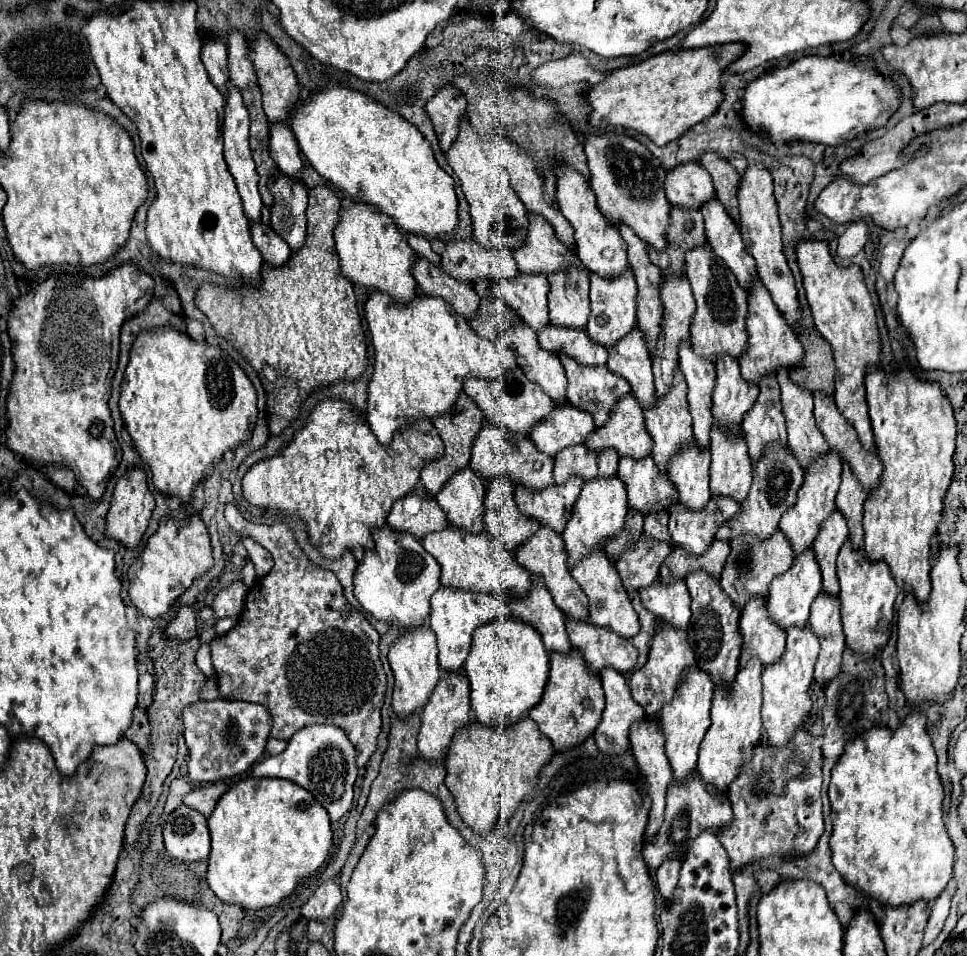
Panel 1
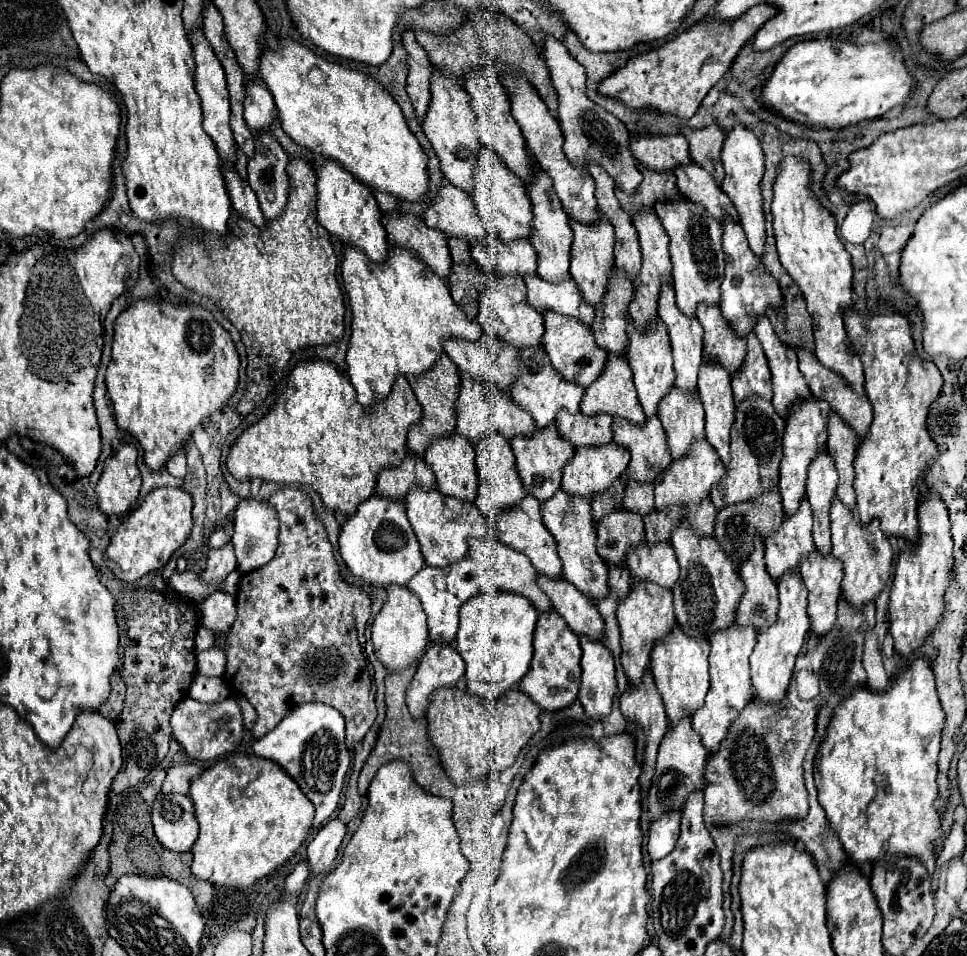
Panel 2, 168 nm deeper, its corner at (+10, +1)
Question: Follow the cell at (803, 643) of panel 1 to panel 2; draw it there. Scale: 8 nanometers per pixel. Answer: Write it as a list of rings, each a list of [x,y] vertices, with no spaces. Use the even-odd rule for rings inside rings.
[[[788,573],[778,583],[780,591],[780,609],[776,623],[758,635],[756,647],[750,655],[750,675],[752,675],[752,687],[754,695],[764,701],[766,705],[778,705],[788,691],[790,679],[794,675],[794,663],[798,655],[802,653],[806,633],[810,629],[810,617],[808,617],[808,601],[806,601],[806,589],[802,583],[800,573]]]

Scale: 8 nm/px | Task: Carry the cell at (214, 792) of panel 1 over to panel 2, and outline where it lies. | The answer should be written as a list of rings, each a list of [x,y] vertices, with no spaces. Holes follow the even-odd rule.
[[[178,763],[174,765],[168,775],[166,781],[162,785],[164,793],[184,793],[190,795],[190,783],[202,773],[202,767],[198,763]]]

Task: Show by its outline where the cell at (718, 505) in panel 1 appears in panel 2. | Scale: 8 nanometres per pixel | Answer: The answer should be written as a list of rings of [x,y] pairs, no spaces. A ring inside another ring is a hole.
[[[706,439],[696,443],[692,447],[692,451],[688,453],[688,457],[674,461],[668,467],[668,473],[662,473],[658,477],[658,481],[656,481],[656,509],[662,511],[662,509],[672,507],[672,505],[678,505],[682,509],[684,507],[696,509],[702,503],[702,499],[708,497],[710,489],[724,479],[724,473],[726,473],[726,469],[722,465],[722,461],[718,459],[716,451],[710,447],[710,443]]]

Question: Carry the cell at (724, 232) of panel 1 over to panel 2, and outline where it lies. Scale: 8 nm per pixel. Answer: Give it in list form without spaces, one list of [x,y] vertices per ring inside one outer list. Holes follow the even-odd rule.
[[[692,163],[684,169],[676,169],[676,177],[678,177],[678,183],[676,183],[678,191],[688,201],[702,205],[710,213],[710,217],[714,217],[718,223],[722,223],[726,215],[732,217],[732,221],[738,221],[732,201],[704,169]]]

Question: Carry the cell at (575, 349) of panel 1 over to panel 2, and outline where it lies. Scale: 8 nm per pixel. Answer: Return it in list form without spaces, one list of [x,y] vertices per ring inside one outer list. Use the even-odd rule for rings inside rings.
[[[526,277],[526,289],[528,289],[528,305],[536,309],[540,315],[544,315],[548,309],[554,313],[566,315],[566,317],[576,317],[584,321],[586,329],[592,329],[594,325],[594,309],[592,305],[584,303],[580,299],[578,287],[574,281],[566,281],[560,285],[546,283],[544,279],[536,277]]]

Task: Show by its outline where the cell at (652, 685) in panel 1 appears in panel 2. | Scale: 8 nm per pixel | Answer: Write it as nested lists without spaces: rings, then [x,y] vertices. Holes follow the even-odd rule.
[[[636,583],[630,595],[618,607],[618,623],[622,631],[622,669],[628,677],[628,683],[638,687],[644,673],[650,669],[652,649],[660,643],[676,625],[672,593],[652,583]]]

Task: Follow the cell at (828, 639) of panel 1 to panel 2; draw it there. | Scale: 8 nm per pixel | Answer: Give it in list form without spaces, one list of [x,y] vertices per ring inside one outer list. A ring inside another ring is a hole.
[[[814,551],[800,563],[800,575],[808,591],[808,615],[812,621],[812,633],[824,639],[824,633],[832,629],[840,599],[842,565],[832,555],[820,557]]]

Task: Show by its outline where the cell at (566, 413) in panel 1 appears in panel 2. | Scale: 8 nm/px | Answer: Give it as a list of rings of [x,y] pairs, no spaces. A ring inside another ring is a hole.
[[[534,347],[534,349],[524,349],[520,353],[522,357],[522,367],[520,367],[520,379],[512,385],[510,389],[510,397],[512,401],[528,411],[534,419],[534,425],[536,429],[544,429],[548,427],[550,423],[556,421],[556,415],[560,411],[568,411],[568,413],[578,413],[580,411],[580,401],[582,401],[582,395],[584,395],[584,389],[580,389],[578,385],[574,383],[568,383],[564,381],[556,371],[554,367],[550,365],[550,359],[544,351],[544,347]]]

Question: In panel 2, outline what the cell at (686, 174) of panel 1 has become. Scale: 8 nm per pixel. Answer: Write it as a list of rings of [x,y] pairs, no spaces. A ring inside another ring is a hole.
[[[632,135],[632,153],[648,169],[674,171],[692,163],[686,137],[636,137]]]

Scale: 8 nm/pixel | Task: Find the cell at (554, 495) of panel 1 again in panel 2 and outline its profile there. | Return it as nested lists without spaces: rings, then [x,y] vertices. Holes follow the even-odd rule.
[[[548,425],[546,429],[542,431],[536,431],[532,439],[526,439],[526,437],[514,437],[512,439],[512,451],[514,451],[514,457],[516,457],[516,471],[520,475],[520,481],[524,485],[524,491],[532,497],[536,497],[540,503],[552,499],[552,495],[560,489],[560,477],[562,477],[562,471],[564,471],[564,465],[568,461],[572,461],[572,453],[574,453],[574,447],[564,441],[558,431],[556,431],[556,425]]]

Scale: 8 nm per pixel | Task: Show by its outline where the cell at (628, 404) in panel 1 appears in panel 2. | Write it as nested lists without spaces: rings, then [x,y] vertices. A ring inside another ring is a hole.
[[[608,355],[608,365],[602,371],[602,375],[588,387],[588,393],[584,393],[580,403],[580,413],[586,417],[596,417],[600,413],[608,413],[610,417],[624,417],[630,425],[644,425],[646,415],[638,403],[636,387],[632,383],[632,369],[624,357]]]

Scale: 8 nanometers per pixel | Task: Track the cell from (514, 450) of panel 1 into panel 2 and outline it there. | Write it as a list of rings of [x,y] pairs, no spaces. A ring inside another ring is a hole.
[[[464,375],[464,379],[462,379],[456,413],[458,413],[456,433],[460,437],[468,439],[472,445],[478,445],[482,441],[482,437],[486,437],[490,431],[498,431],[508,441],[512,441],[512,437],[518,437],[518,435],[532,437],[532,431],[536,431],[532,417],[528,417],[528,413],[522,411],[520,407],[512,405],[510,395],[504,395],[504,393],[500,393],[500,389],[492,389],[492,385],[484,385],[480,381],[476,385],[476,381],[472,381],[472,377],[468,377],[468,375]]]

